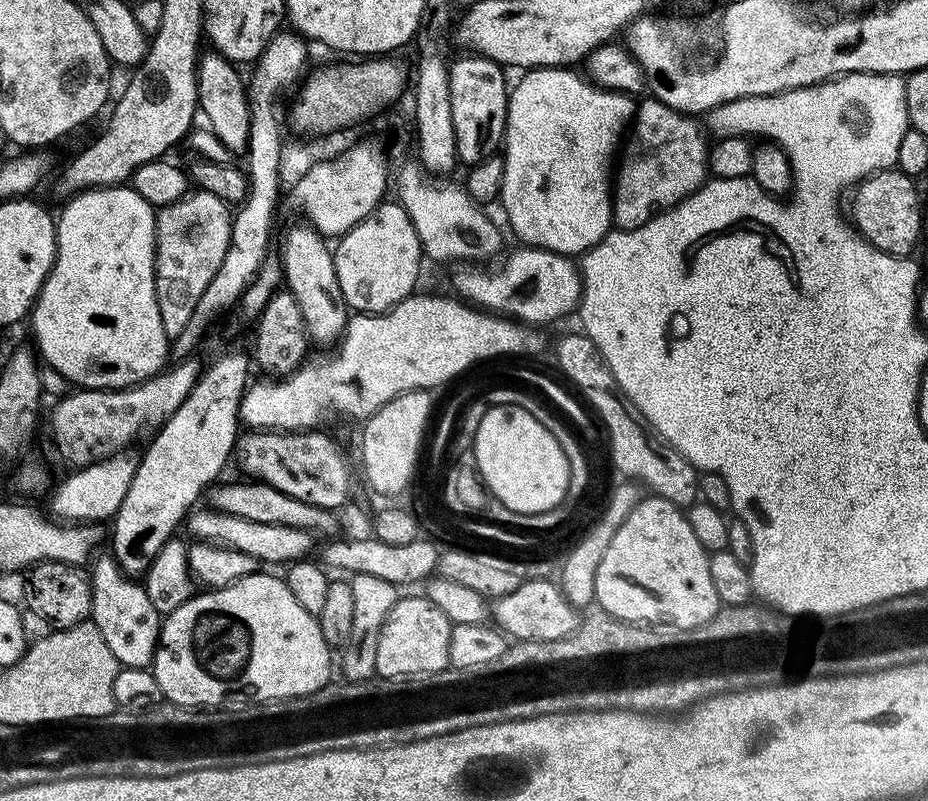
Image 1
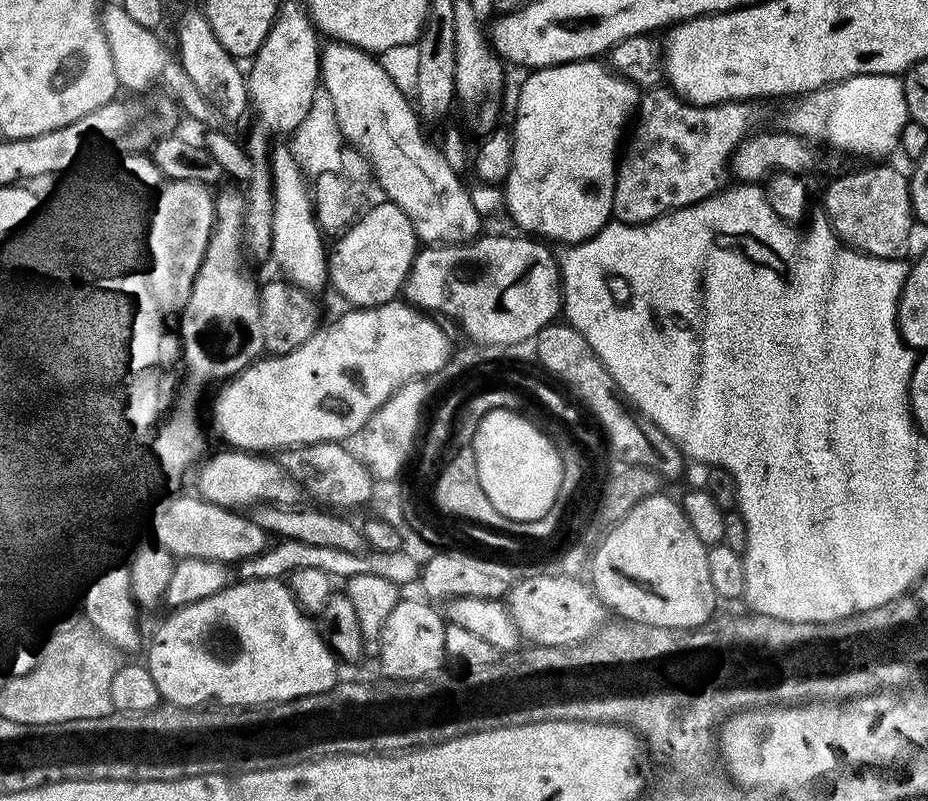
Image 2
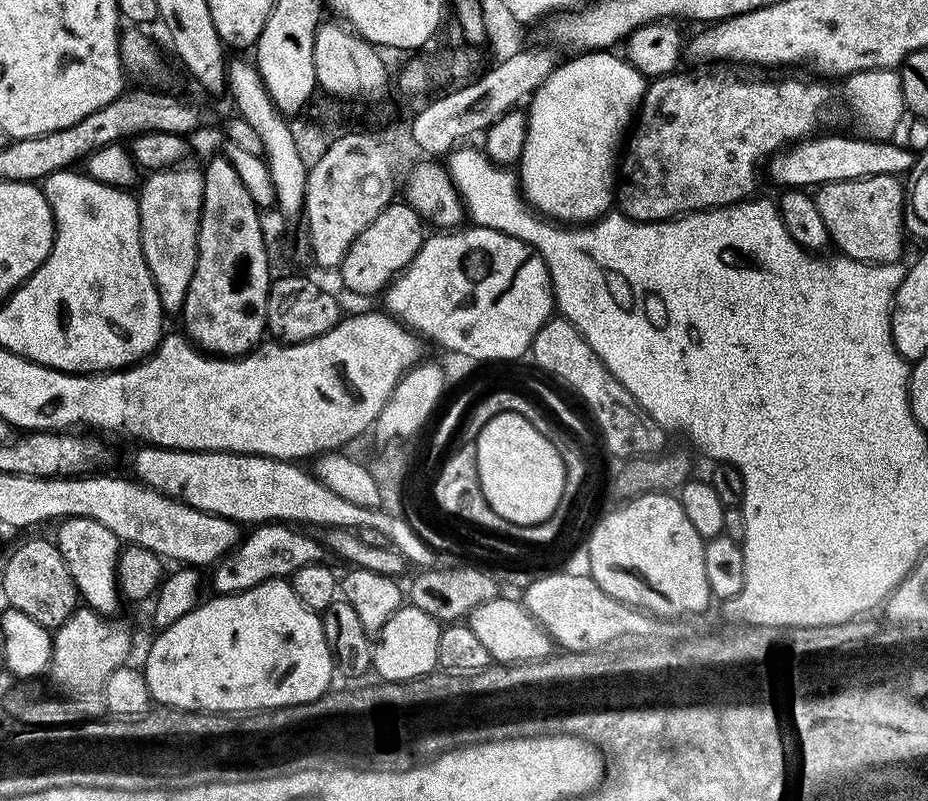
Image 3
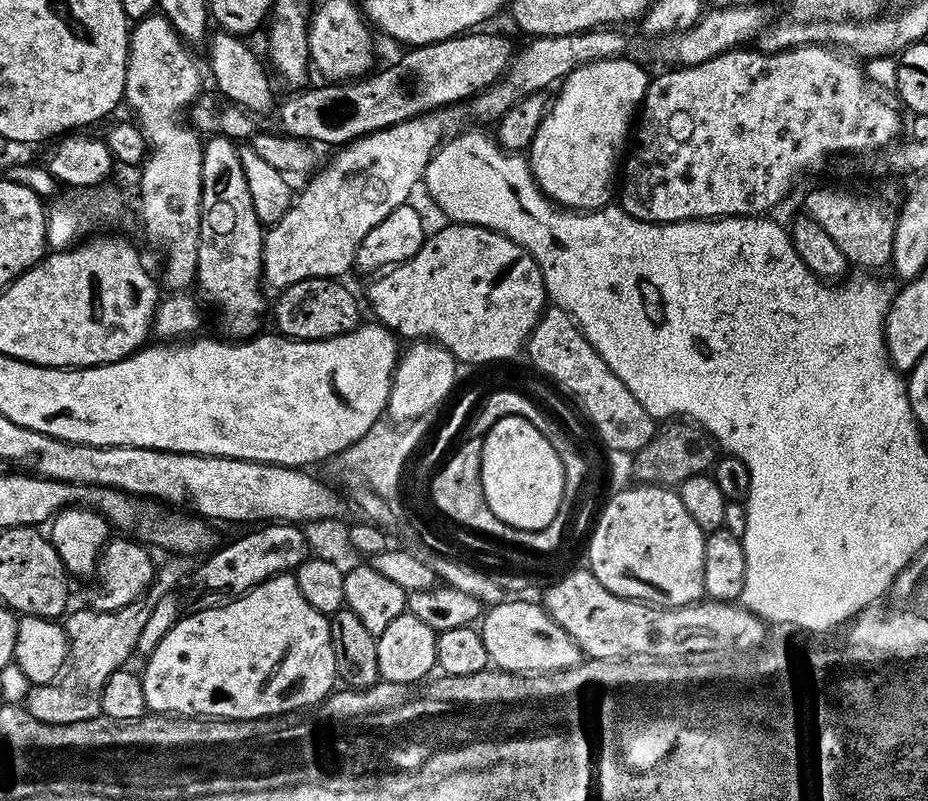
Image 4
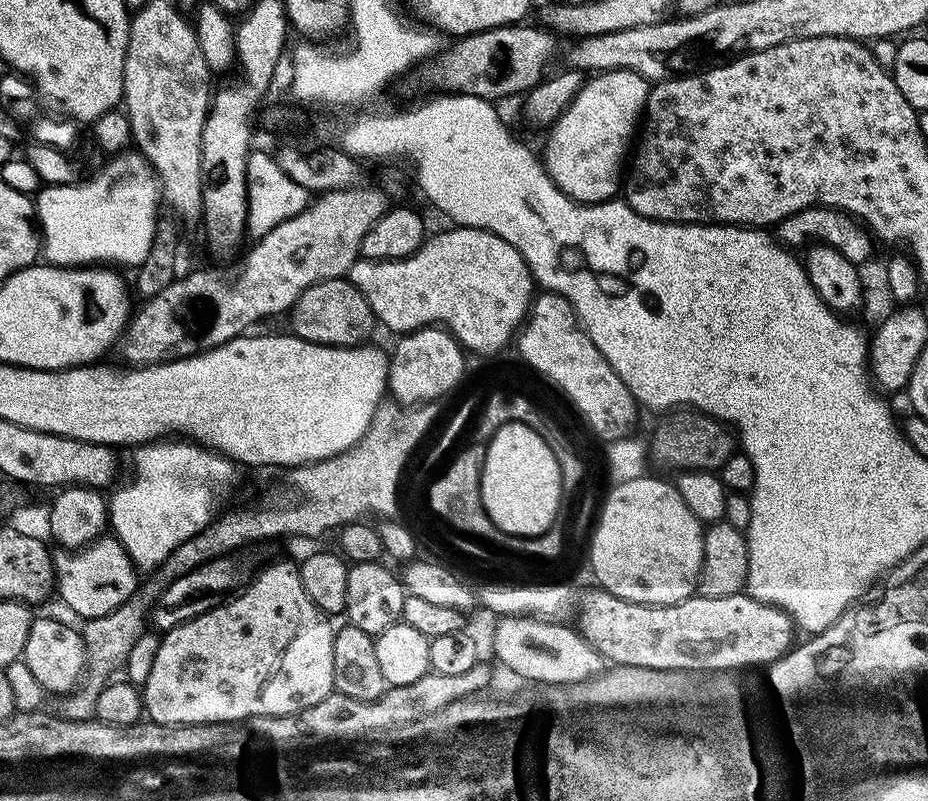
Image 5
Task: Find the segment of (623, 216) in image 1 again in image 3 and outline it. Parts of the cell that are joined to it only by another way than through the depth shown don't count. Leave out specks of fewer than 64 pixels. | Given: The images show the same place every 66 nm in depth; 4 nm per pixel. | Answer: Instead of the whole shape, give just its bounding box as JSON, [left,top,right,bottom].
[614,72,832,220]

